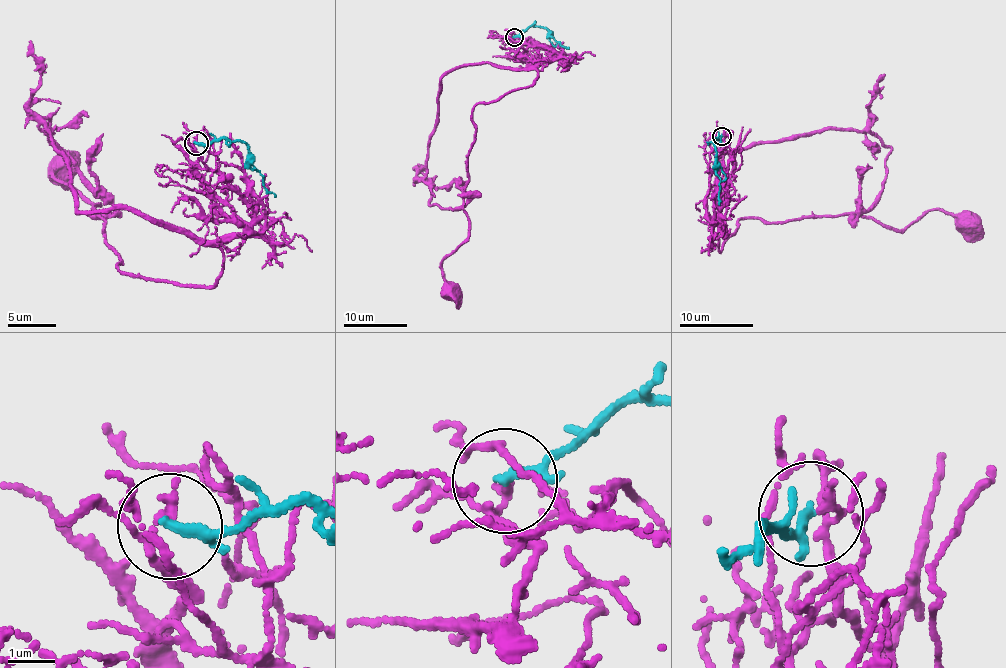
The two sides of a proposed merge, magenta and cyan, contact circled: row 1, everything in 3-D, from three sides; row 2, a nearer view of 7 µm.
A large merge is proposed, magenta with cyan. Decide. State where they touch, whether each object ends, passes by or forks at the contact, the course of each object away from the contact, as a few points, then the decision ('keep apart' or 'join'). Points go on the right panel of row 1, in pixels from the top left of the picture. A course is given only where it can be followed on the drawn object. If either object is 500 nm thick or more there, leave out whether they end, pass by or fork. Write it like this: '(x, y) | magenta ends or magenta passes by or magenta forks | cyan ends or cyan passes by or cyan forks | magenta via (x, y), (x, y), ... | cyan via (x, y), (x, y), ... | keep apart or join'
(721, 136) | magenta ends | cyan passes by | magenta via (722, 136), (733, 166), (714, 220), (721, 251), (747, 218), (846, 214), (898, 230), (944, 210), (982, 239) | cyan via (722, 136), (720, 140), (714, 138), (713, 145), (720, 185), (719, 204) | keep apart

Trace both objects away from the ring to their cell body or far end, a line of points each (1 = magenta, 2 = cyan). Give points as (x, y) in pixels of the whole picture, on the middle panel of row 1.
1: (513, 37), (517, 59), (549, 59), (530, 86), (472, 111), (468, 236), (441, 262), (458, 309)
2: (513, 37), (530, 26), (540, 25), (560, 46), (568, 48)

